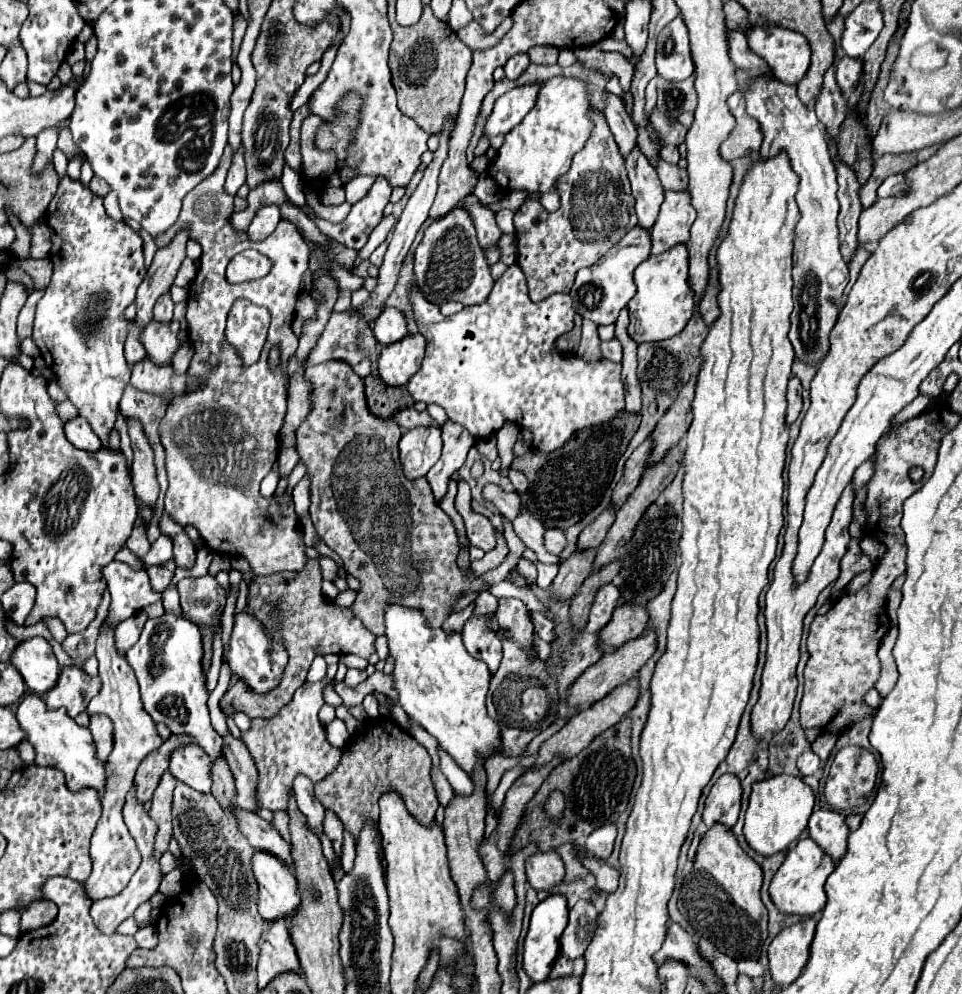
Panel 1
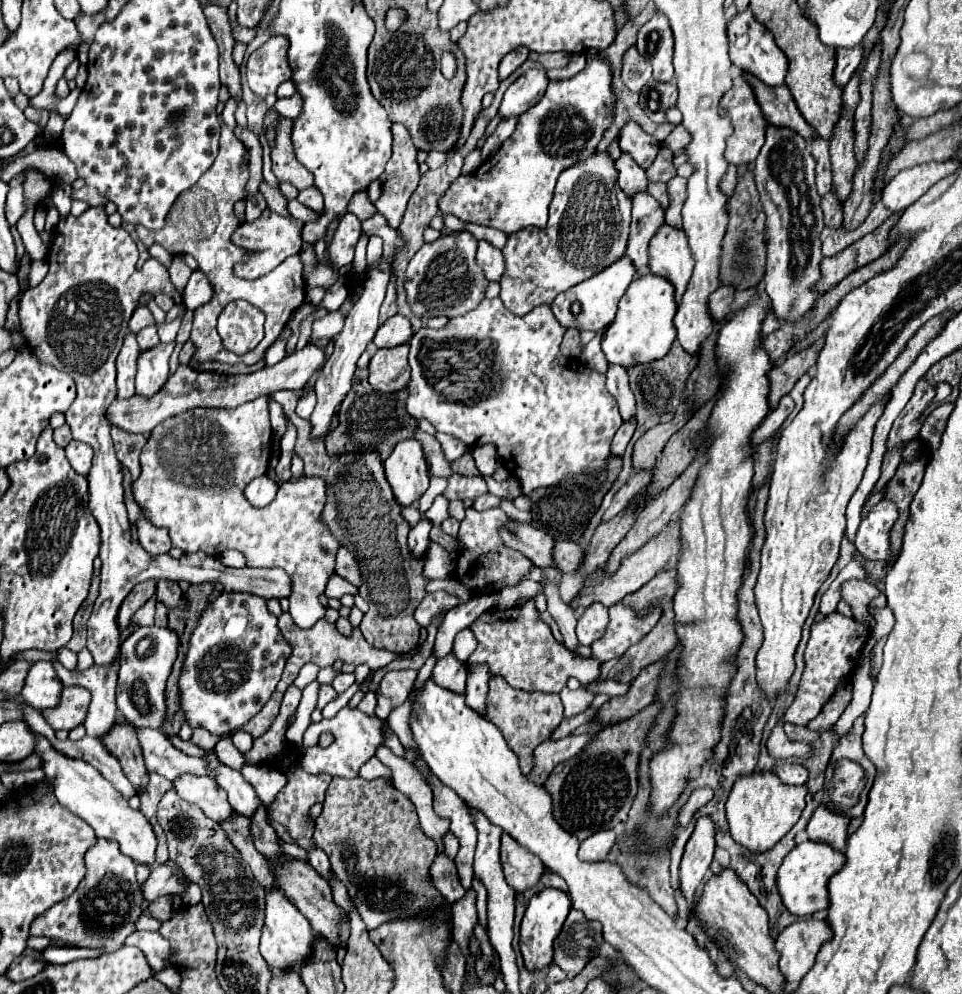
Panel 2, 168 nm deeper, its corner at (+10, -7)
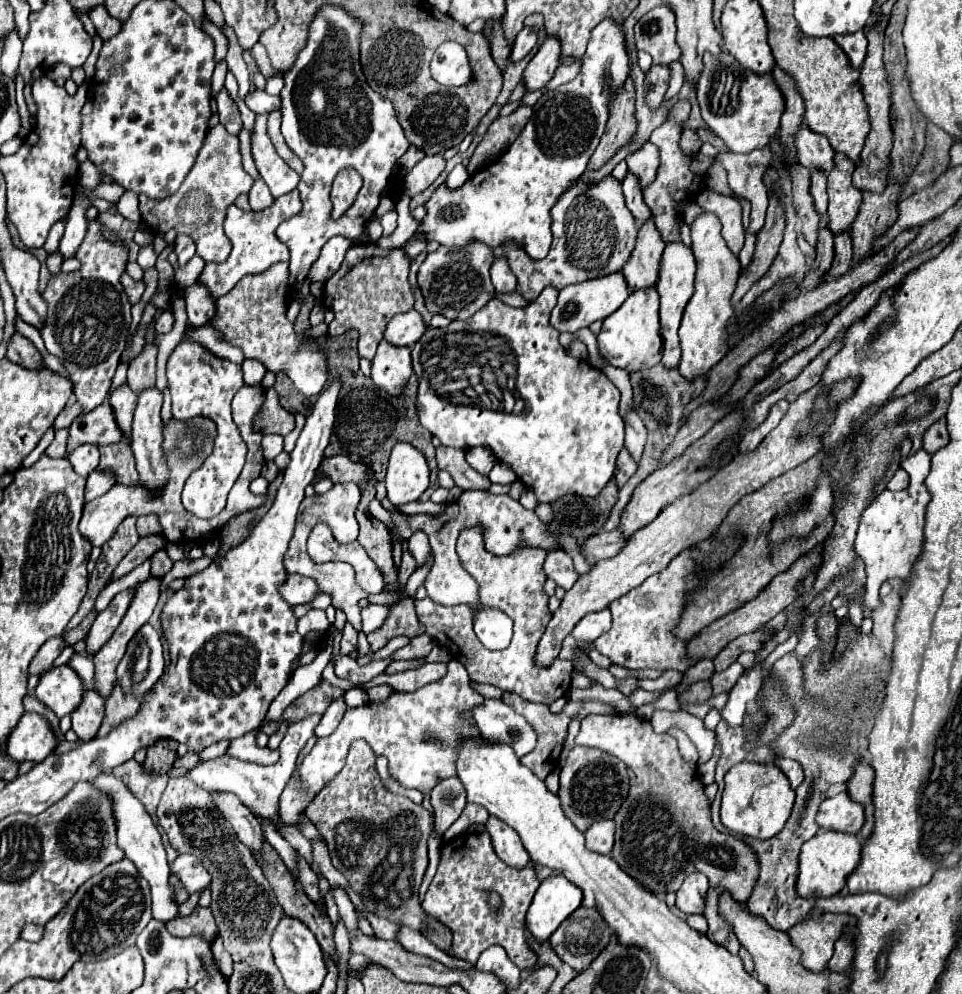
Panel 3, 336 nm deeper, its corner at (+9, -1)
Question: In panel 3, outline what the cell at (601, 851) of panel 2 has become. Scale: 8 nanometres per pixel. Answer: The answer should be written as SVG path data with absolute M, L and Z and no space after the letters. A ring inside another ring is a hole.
M598 821L590 825L586 835L586 849L608 855L614 845L614 821Z

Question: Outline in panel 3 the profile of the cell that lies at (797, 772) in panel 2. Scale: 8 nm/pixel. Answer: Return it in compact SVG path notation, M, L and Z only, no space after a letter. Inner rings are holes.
M778 759L778 767L784 771L784 775L790 779L790 785L796 789L802 781L804 781L804 773L802 773L802 765L798 765L798 761L794 759Z

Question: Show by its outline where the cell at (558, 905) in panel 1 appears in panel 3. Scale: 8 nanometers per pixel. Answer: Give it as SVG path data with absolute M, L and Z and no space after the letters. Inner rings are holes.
M562 875L544 879L526 913L526 927L536 941L548 941L558 925L578 909L582 891Z

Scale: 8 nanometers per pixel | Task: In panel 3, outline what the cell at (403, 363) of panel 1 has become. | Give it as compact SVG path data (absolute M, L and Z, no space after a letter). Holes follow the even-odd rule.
M388 341L378 345L378 353L372 359L372 381L386 389L386 393L398 395L406 387L406 381L412 375L410 347L396 347Z

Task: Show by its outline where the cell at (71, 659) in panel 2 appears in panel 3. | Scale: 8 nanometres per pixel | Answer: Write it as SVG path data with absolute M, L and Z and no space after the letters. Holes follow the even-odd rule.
M74 655L70 661L68 661L68 665L80 675L80 679L84 681L84 685L86 685L86 689L92 689L92 685L90 685L90 681L92 681L92 677L94 677L94 663L92 663L92 659L88 657L88 655Z

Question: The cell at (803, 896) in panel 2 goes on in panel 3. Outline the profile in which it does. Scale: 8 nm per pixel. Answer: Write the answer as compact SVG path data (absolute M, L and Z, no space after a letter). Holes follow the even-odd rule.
M820 829L812 839L808 839L800 849L800 865L798 865L798 879L796 879L796 893L806 899L826 899L836 895L846 877L854 871L860 857L860 841L856 835L824 831Z

